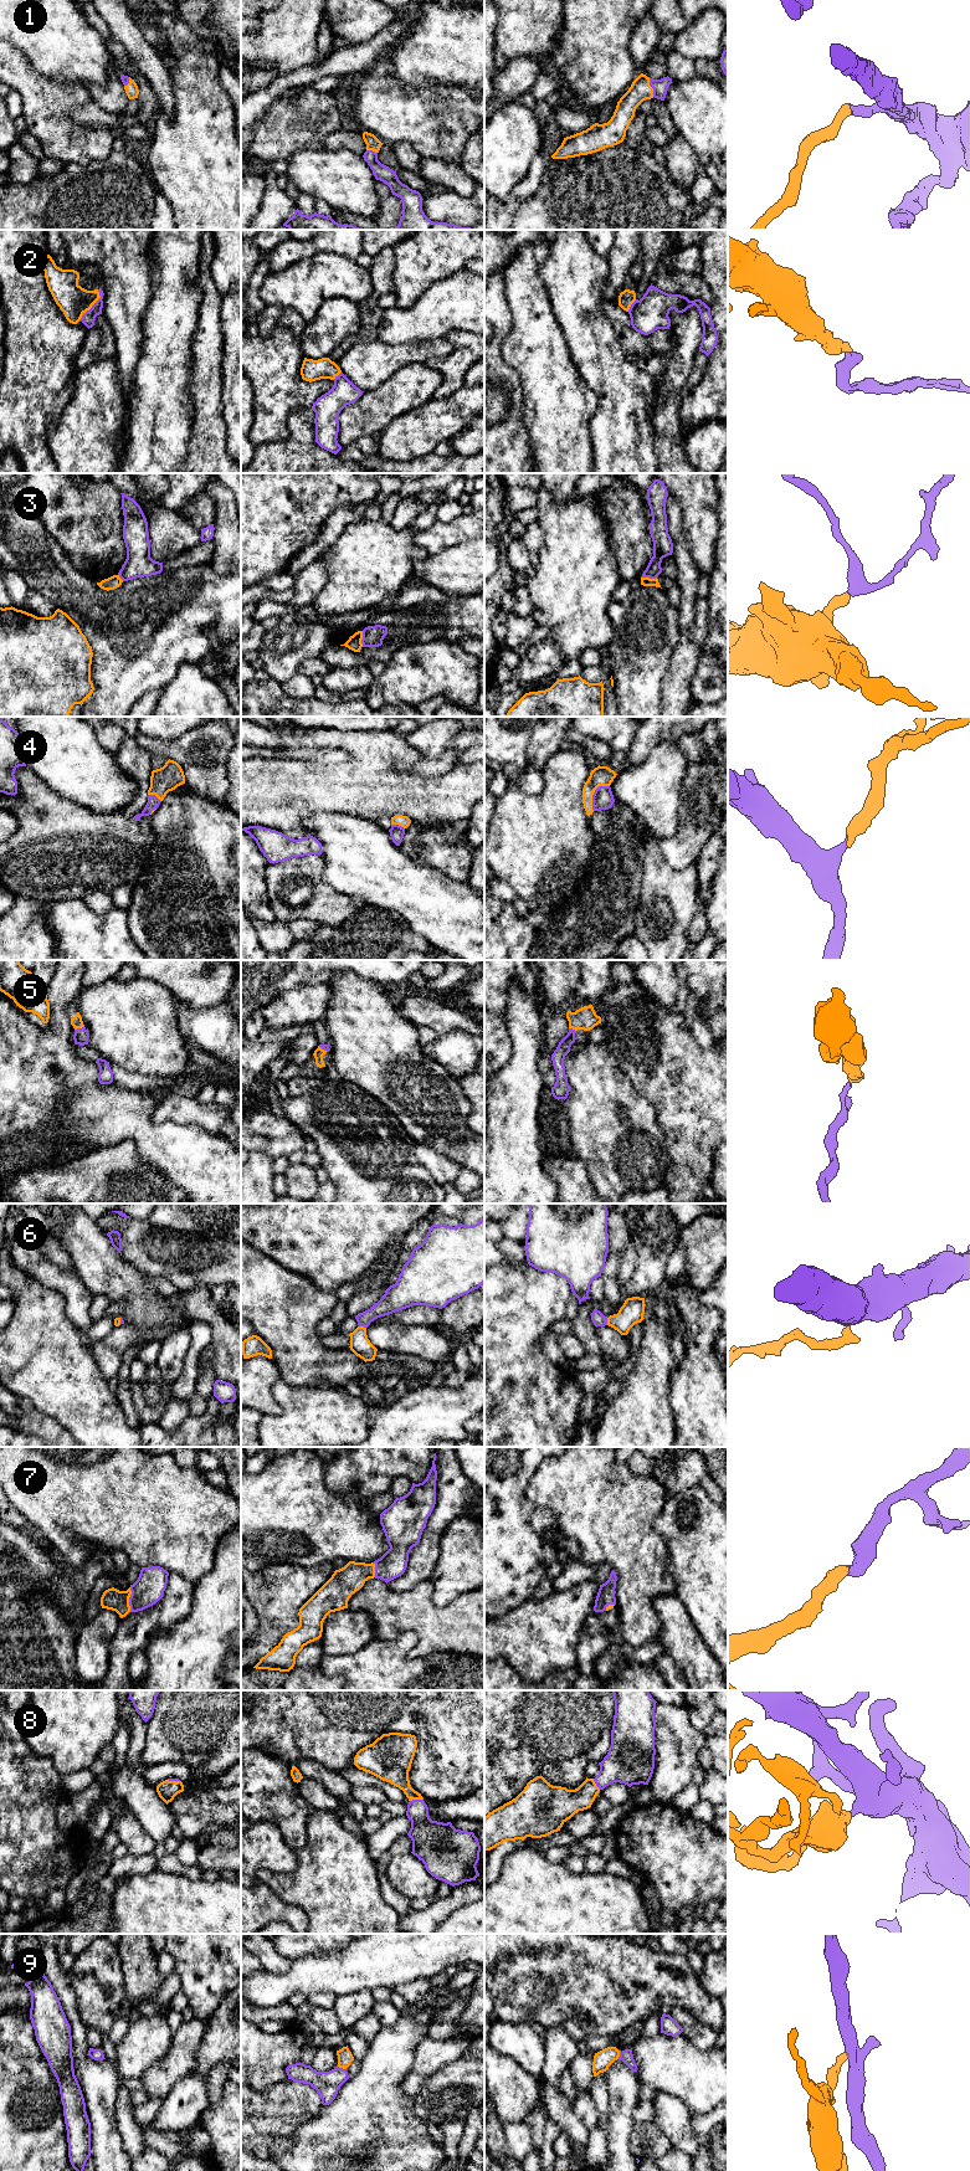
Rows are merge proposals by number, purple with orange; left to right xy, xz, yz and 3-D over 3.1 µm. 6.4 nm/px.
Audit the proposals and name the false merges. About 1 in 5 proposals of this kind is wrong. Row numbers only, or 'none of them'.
3

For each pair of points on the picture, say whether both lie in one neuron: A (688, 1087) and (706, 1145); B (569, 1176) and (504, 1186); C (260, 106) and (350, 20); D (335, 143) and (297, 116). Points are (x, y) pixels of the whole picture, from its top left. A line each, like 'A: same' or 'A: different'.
A: same
B: different
C: different
D: different

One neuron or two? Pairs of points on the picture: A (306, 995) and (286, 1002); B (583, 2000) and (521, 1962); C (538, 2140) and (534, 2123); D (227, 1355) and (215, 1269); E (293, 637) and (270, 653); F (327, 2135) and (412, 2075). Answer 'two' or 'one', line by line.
A: one
B: one
C: one
D: two
E: one
F: two

